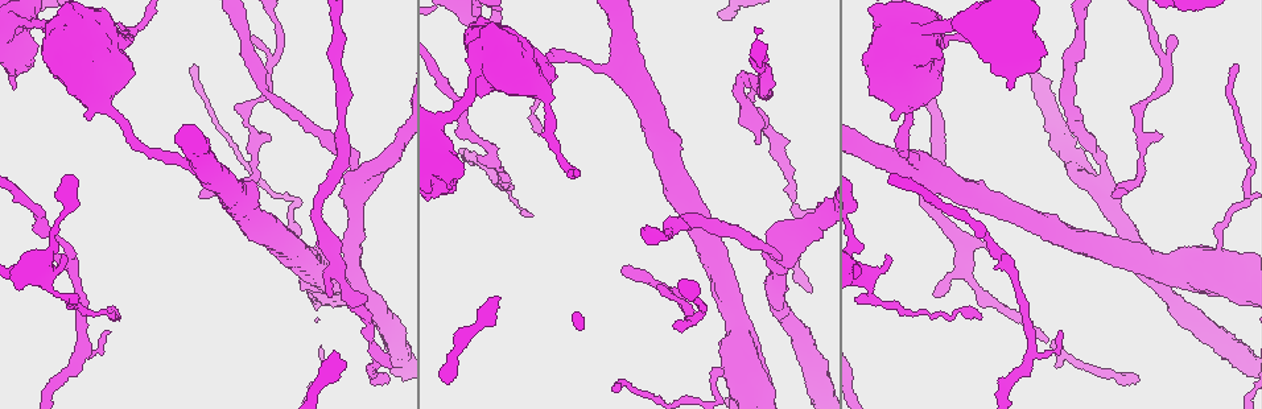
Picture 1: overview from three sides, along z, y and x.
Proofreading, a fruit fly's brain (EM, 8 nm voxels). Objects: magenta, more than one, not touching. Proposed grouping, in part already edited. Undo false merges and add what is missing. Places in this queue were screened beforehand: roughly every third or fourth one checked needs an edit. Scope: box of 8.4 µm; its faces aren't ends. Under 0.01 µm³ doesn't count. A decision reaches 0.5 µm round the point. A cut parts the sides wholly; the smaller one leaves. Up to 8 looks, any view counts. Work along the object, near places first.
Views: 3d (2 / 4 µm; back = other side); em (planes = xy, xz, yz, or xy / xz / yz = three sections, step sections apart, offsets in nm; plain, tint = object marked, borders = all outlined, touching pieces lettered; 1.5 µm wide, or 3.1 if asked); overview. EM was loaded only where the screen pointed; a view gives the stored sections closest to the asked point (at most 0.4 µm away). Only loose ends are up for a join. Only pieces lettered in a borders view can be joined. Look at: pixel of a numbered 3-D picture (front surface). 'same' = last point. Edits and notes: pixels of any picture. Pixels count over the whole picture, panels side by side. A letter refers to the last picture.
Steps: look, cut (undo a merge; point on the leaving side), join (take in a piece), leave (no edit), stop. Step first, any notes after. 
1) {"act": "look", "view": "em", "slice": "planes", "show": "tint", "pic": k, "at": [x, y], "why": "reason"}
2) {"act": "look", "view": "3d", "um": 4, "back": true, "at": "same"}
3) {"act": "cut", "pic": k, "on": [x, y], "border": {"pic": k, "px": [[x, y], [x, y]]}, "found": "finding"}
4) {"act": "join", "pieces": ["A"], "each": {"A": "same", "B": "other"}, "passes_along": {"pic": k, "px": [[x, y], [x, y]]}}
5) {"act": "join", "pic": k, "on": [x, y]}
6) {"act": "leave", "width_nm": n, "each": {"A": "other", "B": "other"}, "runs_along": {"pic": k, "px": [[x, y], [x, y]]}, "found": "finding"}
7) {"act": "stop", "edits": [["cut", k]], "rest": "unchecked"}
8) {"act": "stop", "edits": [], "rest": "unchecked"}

{"act": "look", "view": "em", "slice": "xz", "step": 8, "show": "tint", "pic": 1, "at": [944, 39], "why": "sudden change in width"}

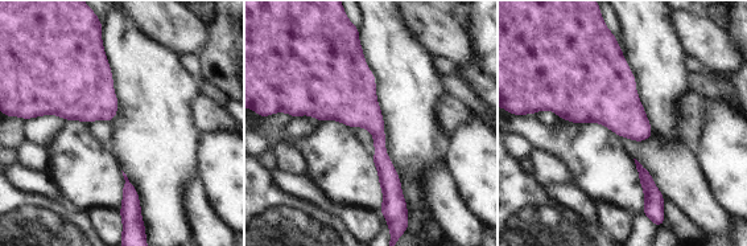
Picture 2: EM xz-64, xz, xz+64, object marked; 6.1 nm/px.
{"act": "look", "view": "em", "slice": "planes", "show": "borders", "at": "same"}

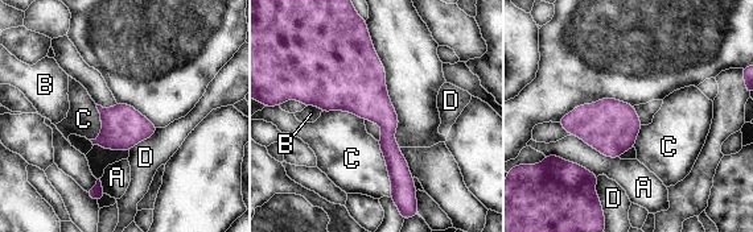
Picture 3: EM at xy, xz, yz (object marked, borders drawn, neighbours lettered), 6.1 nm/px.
{"act": "leave", "each": {"A": "other", "B": "other", "C": "other", "D": "other"}, "found": "all the same neuron"}

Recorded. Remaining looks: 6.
{"act": "look", "view": "3d", "um": 2, "back": true, "pic": 1, "at": [1140, 114], "why": "sharp bend"}

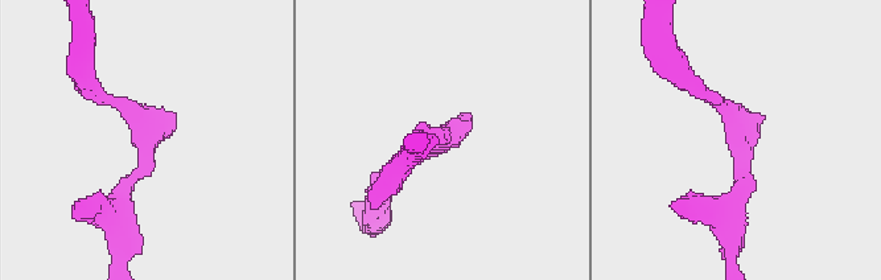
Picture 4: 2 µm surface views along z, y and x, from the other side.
{"act": "look", "view": "em", "slice": "planes", "show": "plain", "pic": 4, "at": [146, 142]}

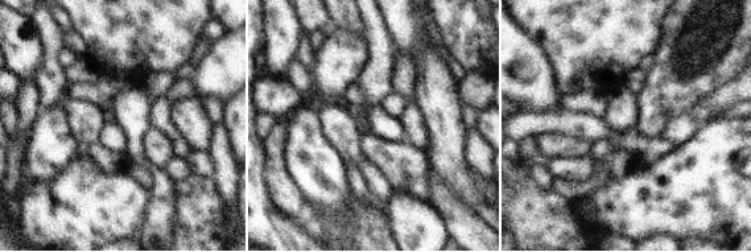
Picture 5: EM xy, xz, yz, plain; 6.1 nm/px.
{"act": "look", "view": "em", "slice": "planes", "show": "borders", "at": "same", "why": "see the neighbours"}

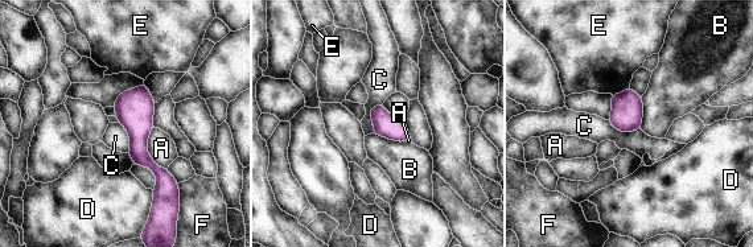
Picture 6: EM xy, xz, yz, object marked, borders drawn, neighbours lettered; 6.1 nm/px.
{"act": "leave", "longest_contact_nm": ["A", 280], "each": {"A": "other", "B": "other", "C": "other", "D": "other", "E": "other", "F": "other"}, "border": {"pic": 6, "px": [[153, 127], [147, 153], [167, 169]]}, "found": "one neuron here"}

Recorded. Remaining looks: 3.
{"act": "look", "view": "3d", "um": 2, "pic": 1, "at": [1137, 379], "why": "thin end"}

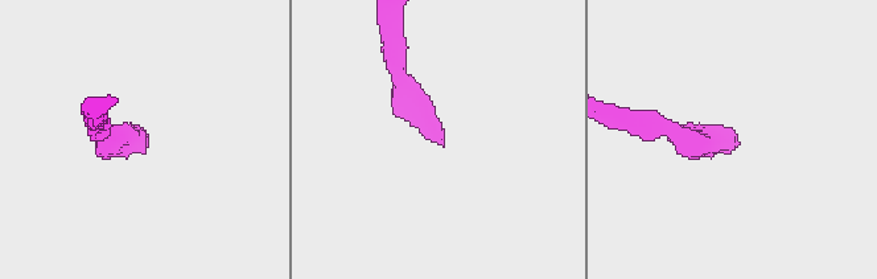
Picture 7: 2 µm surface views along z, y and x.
{"act": "look", "view": "em", "slice": "planes", "show": "borders", "pic": 7, "at": [144, 135]}

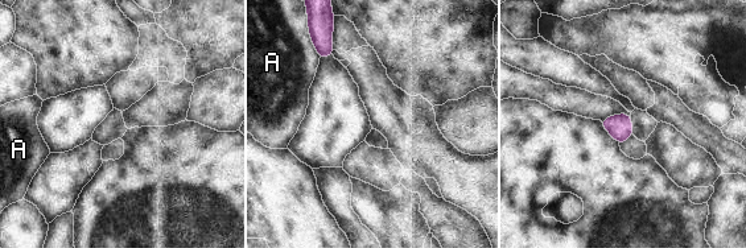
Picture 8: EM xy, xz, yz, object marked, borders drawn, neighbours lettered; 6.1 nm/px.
{"act": "leave", "each": {"A": "other"}, "border": {"pic": 8, "px": [[314, 48], [320, 57]]}, "found": "no lettered piece goes on from it"}

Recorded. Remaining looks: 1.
{"act": "stop", "edits": [], "rest": "unchecked"}

